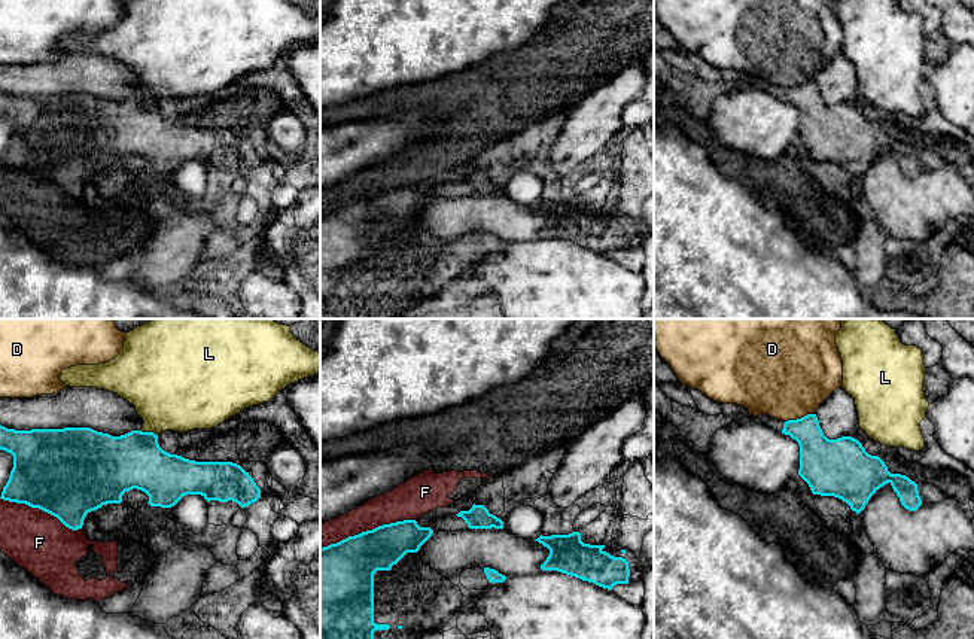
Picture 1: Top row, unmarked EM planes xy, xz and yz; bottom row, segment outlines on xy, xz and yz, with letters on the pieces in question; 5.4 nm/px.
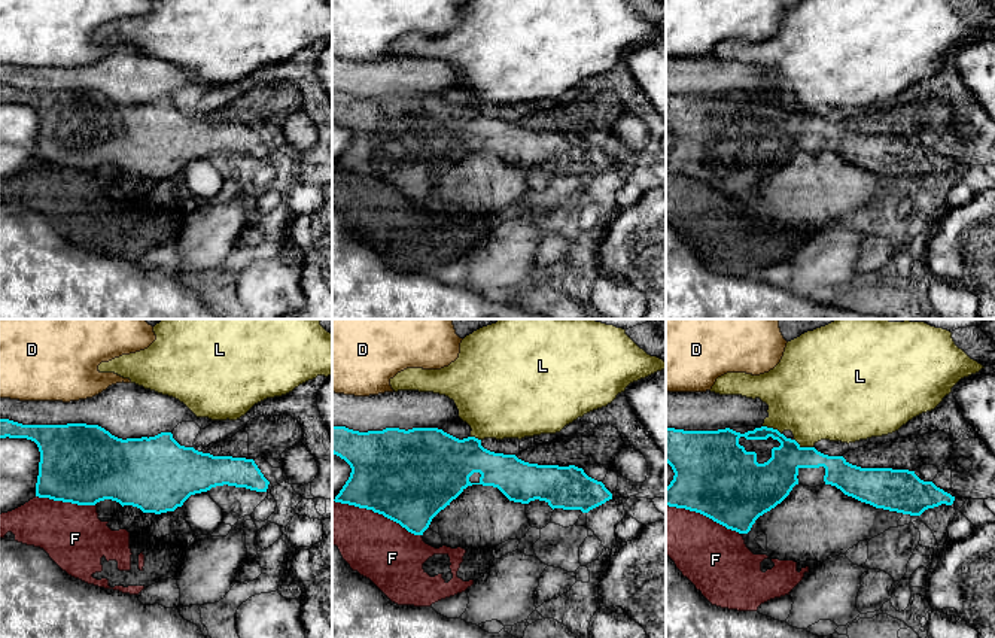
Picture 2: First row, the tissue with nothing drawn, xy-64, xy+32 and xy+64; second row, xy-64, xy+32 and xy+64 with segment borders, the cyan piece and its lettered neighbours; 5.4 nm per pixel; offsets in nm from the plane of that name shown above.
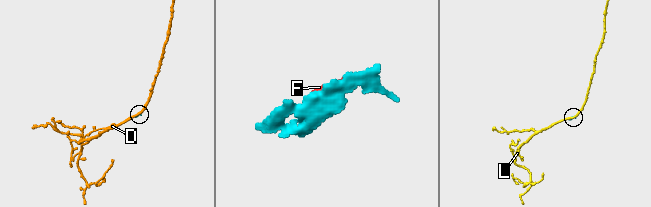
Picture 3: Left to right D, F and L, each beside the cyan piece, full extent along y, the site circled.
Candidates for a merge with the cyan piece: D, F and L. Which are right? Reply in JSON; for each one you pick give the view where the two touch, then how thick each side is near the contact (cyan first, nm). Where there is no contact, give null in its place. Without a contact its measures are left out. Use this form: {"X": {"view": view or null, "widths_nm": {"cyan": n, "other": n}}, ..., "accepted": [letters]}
{"accepted": []}

